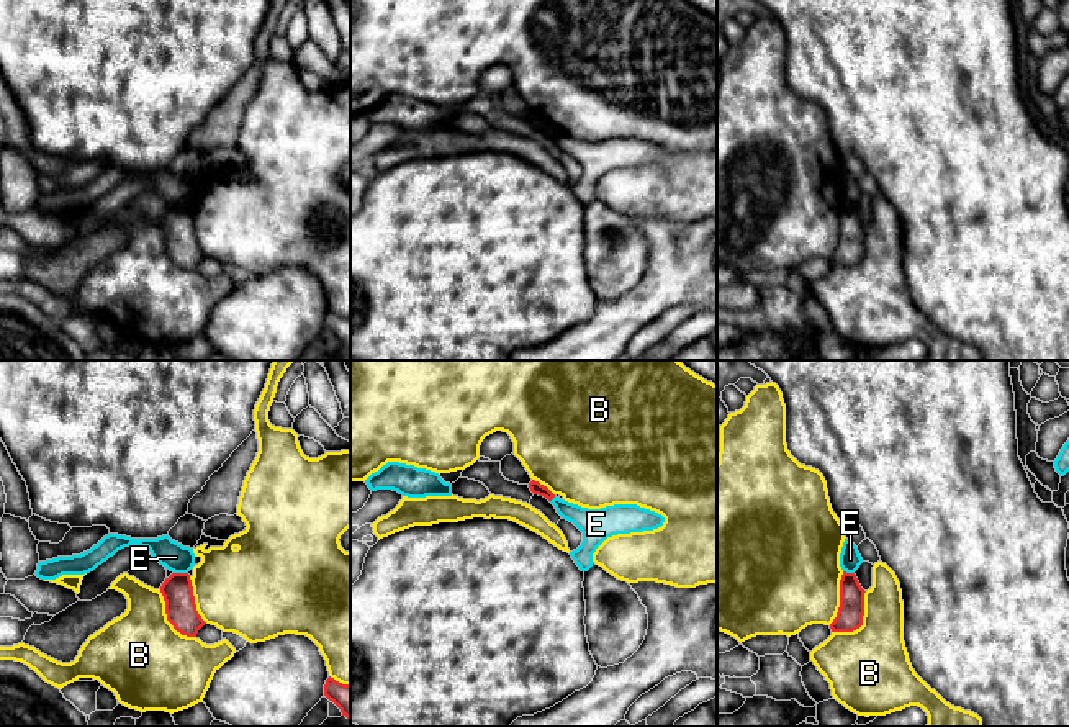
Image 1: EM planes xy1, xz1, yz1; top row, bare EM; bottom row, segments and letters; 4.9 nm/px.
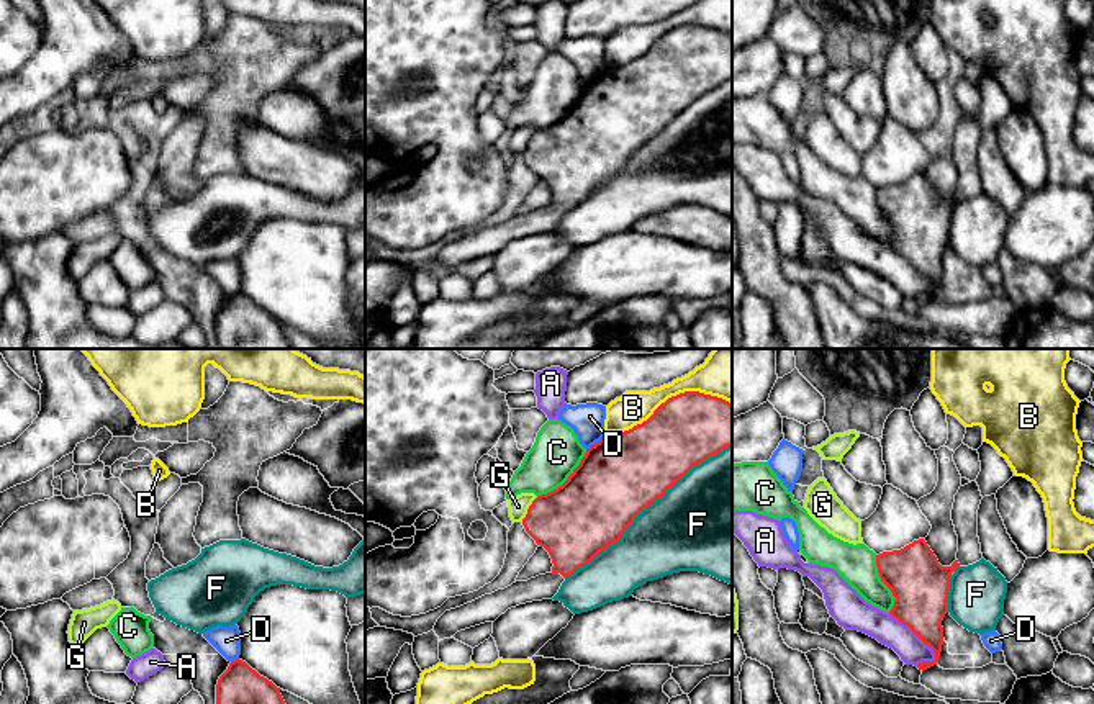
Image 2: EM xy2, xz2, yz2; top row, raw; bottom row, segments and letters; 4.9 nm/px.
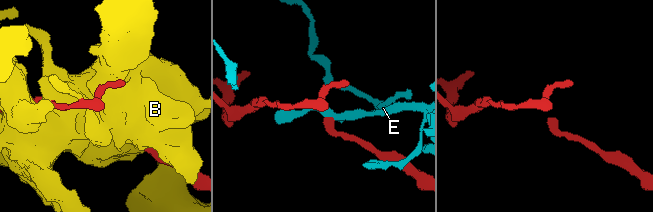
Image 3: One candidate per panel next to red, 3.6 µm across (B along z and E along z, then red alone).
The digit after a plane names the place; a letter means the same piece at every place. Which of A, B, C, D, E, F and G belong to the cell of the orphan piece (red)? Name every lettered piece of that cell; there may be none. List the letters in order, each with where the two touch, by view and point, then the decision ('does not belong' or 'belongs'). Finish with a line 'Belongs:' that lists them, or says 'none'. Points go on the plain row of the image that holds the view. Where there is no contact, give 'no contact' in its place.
A: meets red in yz2 at (917, 269); does not belong
B: meets red in xz2 at (669, 31); does not belong
C: meets red in xz2 at (569, 112); does not belong
D: meets red in xz2 at (596, 76); does not belong
E: meets red in xy1 at (180, 207); does not belong
F: meets red in xz2 at (646, 141); does not belong
G: meets red in xz2 at (528, 143); does not belong
Belongs: none

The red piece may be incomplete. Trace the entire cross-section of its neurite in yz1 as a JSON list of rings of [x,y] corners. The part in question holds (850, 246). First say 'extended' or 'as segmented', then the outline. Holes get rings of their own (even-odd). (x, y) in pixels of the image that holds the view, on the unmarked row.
as segmented; [[[843,205],[840,213],[840,241],[830,257],[832,265],[853,265],[863,259],[864,226],[856,208]]]

